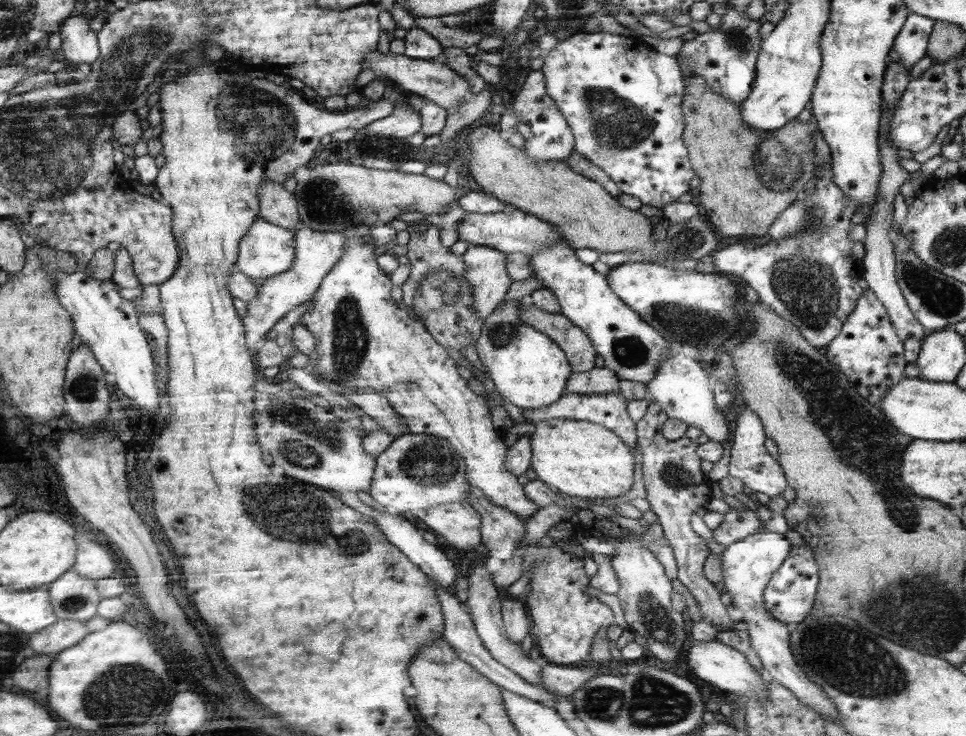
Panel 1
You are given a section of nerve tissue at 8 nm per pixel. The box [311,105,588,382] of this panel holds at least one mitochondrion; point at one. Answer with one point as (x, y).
(444, 291)

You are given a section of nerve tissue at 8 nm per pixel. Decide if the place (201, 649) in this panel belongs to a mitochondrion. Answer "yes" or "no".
no

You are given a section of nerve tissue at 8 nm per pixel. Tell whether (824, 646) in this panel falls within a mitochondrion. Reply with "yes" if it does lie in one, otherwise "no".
yes

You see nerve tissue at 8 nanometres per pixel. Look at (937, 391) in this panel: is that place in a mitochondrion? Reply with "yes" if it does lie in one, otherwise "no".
no

